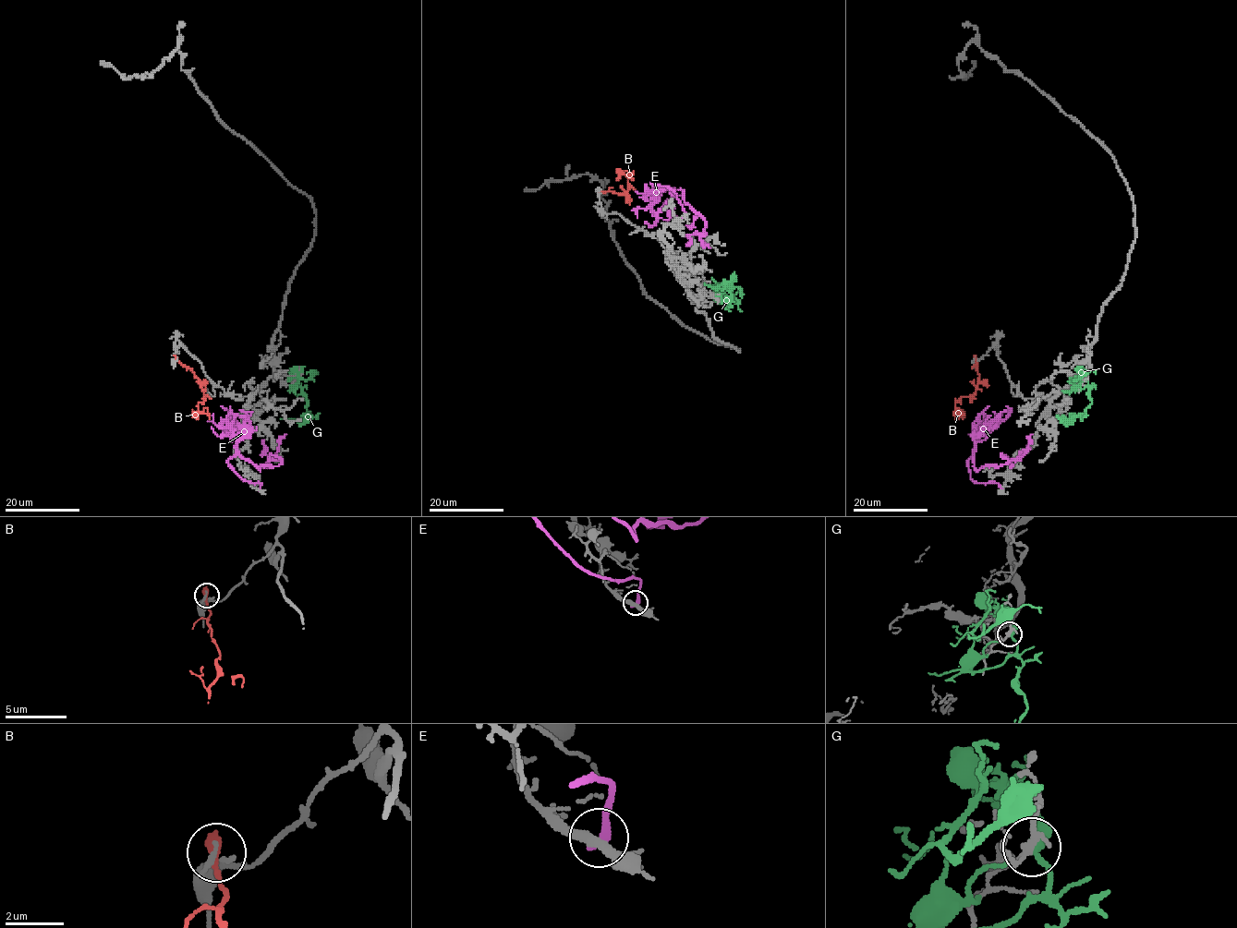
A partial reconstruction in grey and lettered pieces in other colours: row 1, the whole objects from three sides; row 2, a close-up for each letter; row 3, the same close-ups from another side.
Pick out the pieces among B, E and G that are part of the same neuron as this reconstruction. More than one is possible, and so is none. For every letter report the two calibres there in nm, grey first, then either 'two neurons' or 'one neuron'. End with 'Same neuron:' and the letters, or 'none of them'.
B: 170/400 nm | two neurons
E: 320/280 nm | two neurons
G: 190/360 nm | two neurons
Same neuron: none of them

